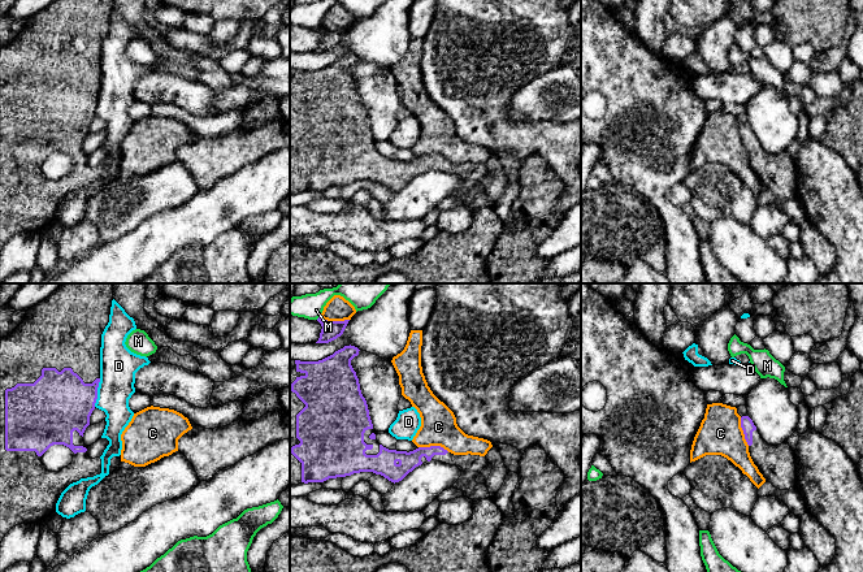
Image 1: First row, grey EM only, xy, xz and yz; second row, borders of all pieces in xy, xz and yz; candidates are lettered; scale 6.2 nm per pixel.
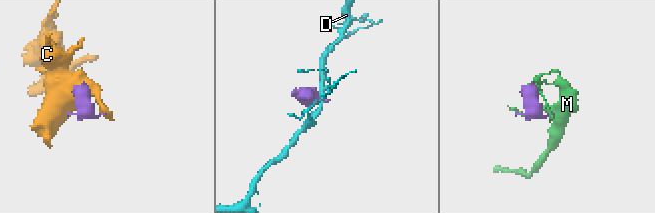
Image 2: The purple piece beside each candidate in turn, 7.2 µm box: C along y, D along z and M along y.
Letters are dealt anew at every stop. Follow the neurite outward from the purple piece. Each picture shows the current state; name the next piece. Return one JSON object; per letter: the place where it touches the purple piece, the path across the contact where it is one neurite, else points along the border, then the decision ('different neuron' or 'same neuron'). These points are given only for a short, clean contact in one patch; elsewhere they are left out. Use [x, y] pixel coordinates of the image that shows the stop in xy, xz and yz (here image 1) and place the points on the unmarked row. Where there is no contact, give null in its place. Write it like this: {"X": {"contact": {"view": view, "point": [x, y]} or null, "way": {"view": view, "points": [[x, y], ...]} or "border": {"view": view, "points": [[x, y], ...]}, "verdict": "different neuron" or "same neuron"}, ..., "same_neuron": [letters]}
{"C": {"contact": {"view": "xz", "point": [434, 155]}, "verdict": "different neuron"}, "D": {"contact": {"view": "xy", "point": [96, 102]}, "border": {"view": "xy", "points": [[100, 87], [98, 107], [94, 115]]}, "verdict": "different neuron"}, "M": {"contact": {"view": "xz", "point": [319, 26]}, "verdict": "different neuron"}, "same_neuron": []}

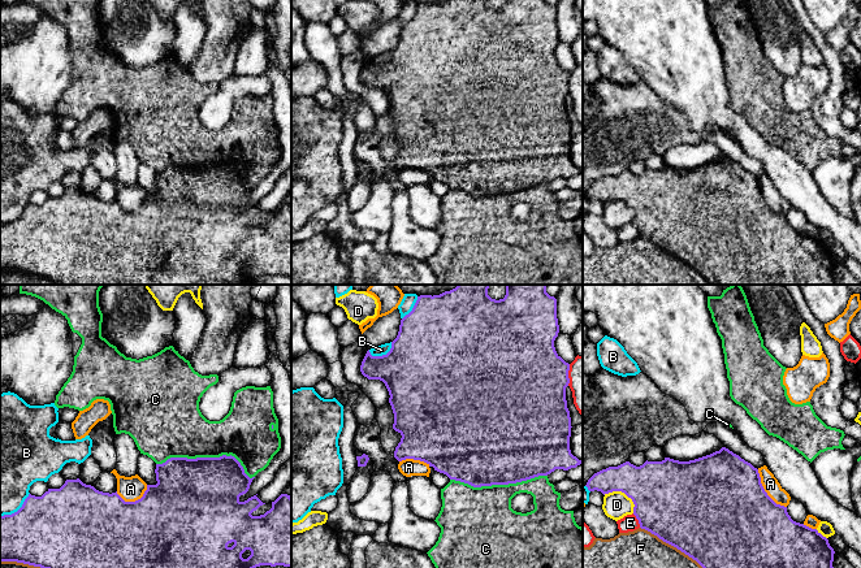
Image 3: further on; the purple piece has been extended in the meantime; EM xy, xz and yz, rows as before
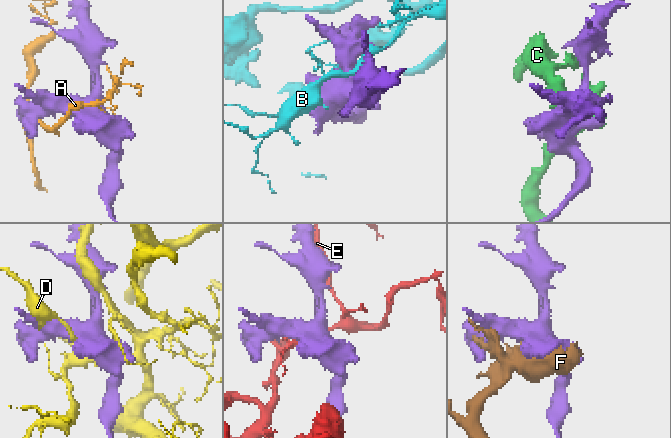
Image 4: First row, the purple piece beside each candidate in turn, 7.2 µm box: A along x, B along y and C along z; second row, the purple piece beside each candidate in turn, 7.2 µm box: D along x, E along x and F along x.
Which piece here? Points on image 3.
{"A": {"contact": {"view": "yz", "point": [765, 200]}, "verdict": "different neuron"}, "B": {"contact": {"view": "xz", "point": [383, 64]}, "verdict": "different neuron"}, "C": {"contact": {"view": "xy", "point": [207, 167]}, "verdict": "different neuron"}, "D": {"contact": {"view": "yz", "point": [624, 202]}, "verdict": "different neuron"}, "E": {"contact": {"view": "yz", "point": [637, 228]}, "verdict": "different neuron"}, "F": {"contact": {"view": "yz", "point": [675, 255]}, "verdict": "different neuron"}, "same_neuron": []}

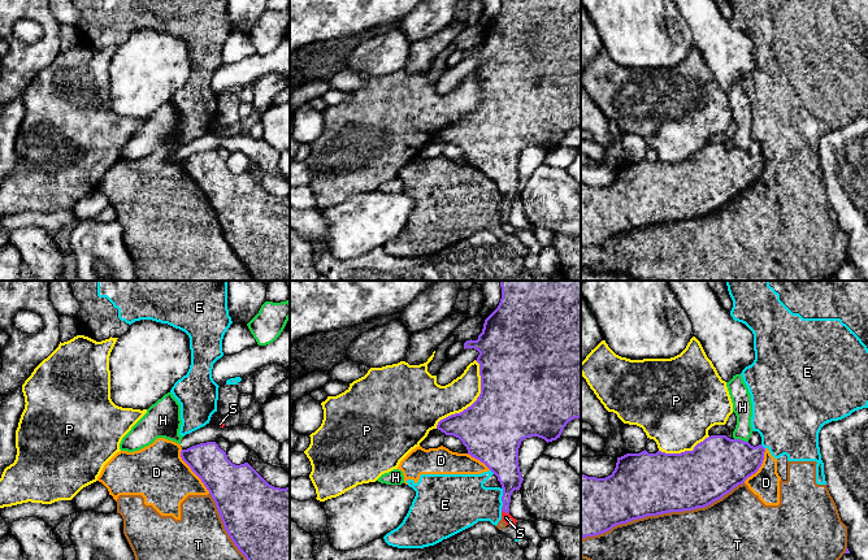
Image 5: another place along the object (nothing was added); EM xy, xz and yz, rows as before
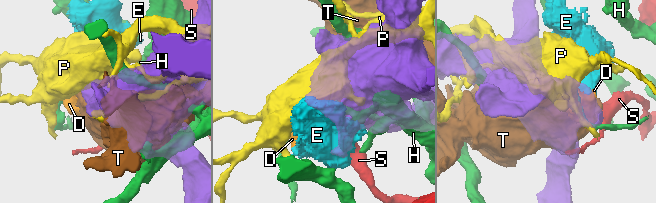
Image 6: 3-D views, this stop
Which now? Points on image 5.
{"D": {"contact": {"view": "xy", "point": [192, 179]}, "verdict": "different neuron"}, "E": {"contact": {"view": "xz", "point": [502, 208]}, "border": {"view": "xz", "points": [[502, 196], [500, 218]]}, "verdict": "different neuron"}, "H": {"contact": {"view": "yz", "point": [740, 148]}, "verdict": "different neuron"}, "P": {"contact": {"view": "xz", "point": [474, 111]}, "verdict": "different neuron"}, "S": {"contact": {"view": "xz", "point": [506, 221]}, "verdict": "different neuron"}, "T": {"contact": {"view": "yz", "point": [662, 222]}, "verdict": "different neuron"}, "same_neuron": []}

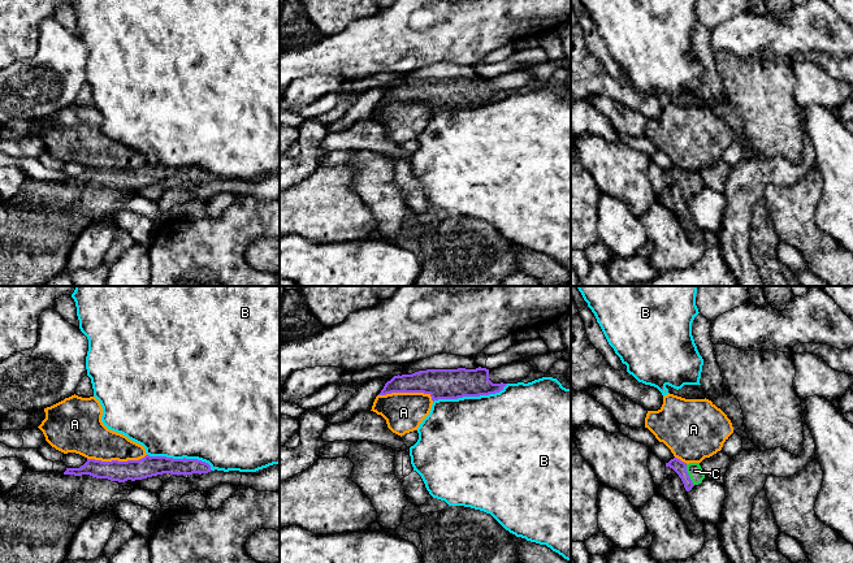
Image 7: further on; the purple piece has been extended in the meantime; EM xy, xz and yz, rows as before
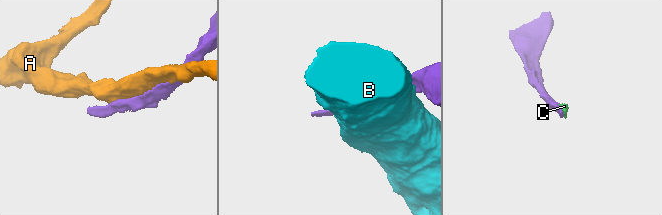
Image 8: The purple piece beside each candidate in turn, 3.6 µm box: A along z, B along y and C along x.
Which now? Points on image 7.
{"A": {"contact": {"view": "xy", "point": [116, 169]}, "verdict": "different neuron"}, "B": {"contact": {"view": "xz", "point": [470, 104]}, "verdict": "different neuron"}, "C": {"contact": {"view": "yz", "point": [688, 183]}, "verdict": "same neuron"}, "same_neuron": ["C"]}

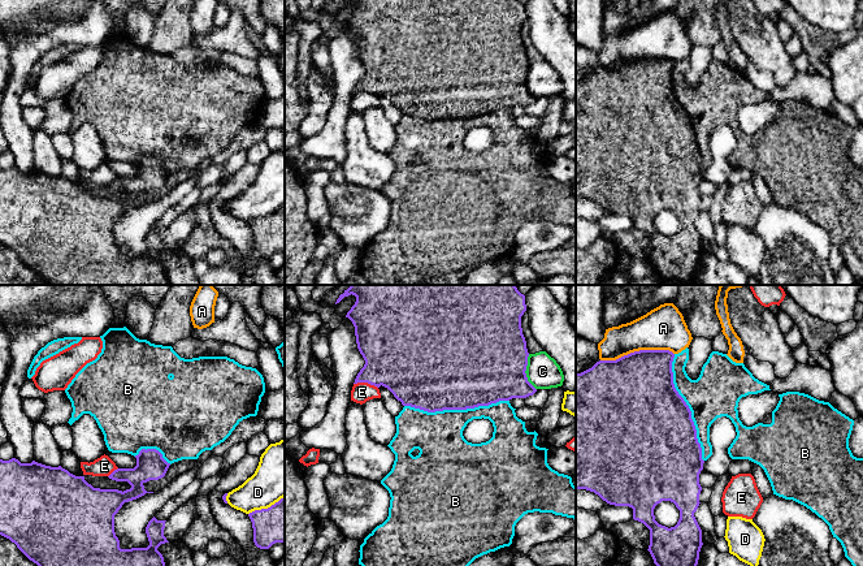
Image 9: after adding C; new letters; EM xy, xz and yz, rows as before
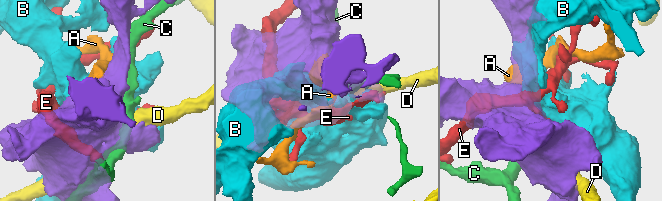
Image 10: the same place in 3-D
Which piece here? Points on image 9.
{"A": {"contact": {"view": "yz", "point": [637, 60]}, "verdict": "different neuron"}, "B": {"contact": {"view": "yz", "point": [688, 116]}, "verdict": "different neuron"}, "C": {"contact": {"view": "xz", "point": [524, 81]}, "verdict": "different neuron"}, "D": {"contact": {"view": "xy", "point": [265, 217]}, "verdict": "different neuron"}, "E": {"contact": {"view": "xz", "point": [365, 90]}, "verdict": "different neuron"}, "same_neuron": []}

